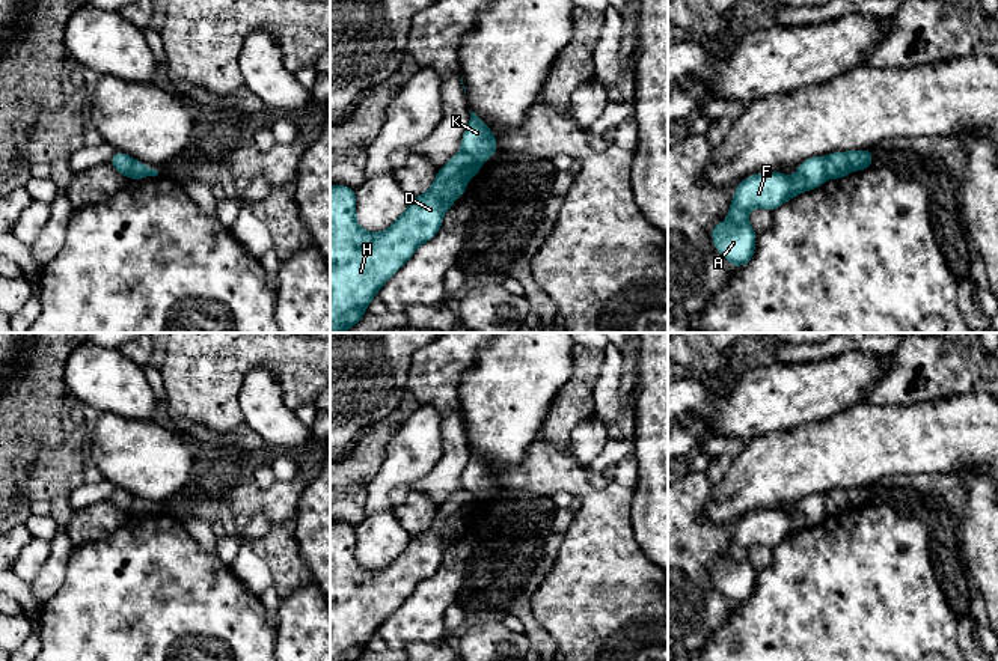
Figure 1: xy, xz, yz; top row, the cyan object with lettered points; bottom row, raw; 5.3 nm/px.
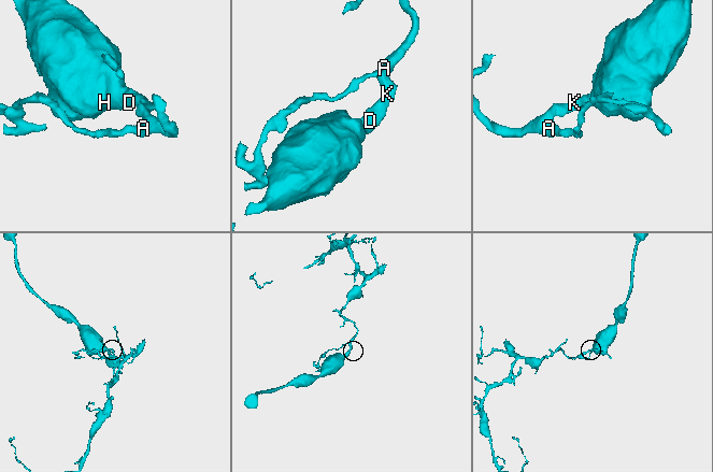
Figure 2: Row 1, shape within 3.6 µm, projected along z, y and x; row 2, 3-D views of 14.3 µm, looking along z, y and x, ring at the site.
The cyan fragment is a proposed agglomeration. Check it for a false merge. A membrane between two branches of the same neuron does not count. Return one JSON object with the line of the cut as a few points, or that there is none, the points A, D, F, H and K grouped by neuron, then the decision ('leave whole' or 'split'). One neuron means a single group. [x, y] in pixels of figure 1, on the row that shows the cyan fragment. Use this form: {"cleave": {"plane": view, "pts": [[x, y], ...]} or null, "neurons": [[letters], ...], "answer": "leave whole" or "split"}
{"cleave": {"plane": "xz", "pts": [[463, 149], [481, 161]]}, "neurons": [["A", "F", "K"], ["D", "H"]], "answer": "split"}

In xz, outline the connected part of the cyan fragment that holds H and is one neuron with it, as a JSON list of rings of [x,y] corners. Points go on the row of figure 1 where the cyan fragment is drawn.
[[[464,151],[443,166],[431,188],[412,199],[404,214],[380,232],[369,233],[356,221],[356,190],[330,185],[330,333],[345,333],[366,313],[378,289],[412,257],[416,248],[440,229],[443,214],[463,196],[470,176],[479,173],[482,161]]]

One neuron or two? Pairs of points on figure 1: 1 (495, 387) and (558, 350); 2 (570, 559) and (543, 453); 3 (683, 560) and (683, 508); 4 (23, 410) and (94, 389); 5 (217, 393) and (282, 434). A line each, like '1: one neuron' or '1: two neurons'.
1: one neuron
2: one neuron
3: one neuron
4: two neurons
5: two neurons

